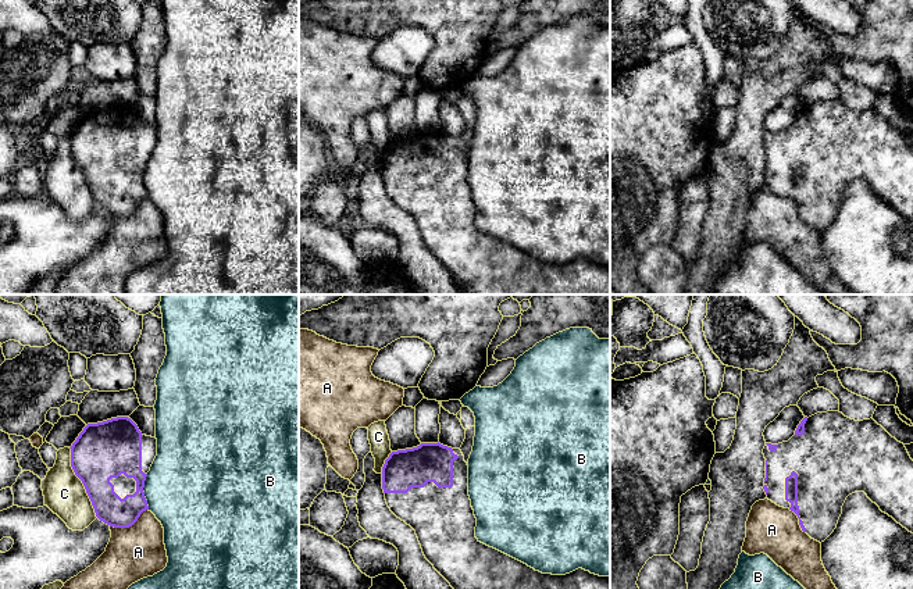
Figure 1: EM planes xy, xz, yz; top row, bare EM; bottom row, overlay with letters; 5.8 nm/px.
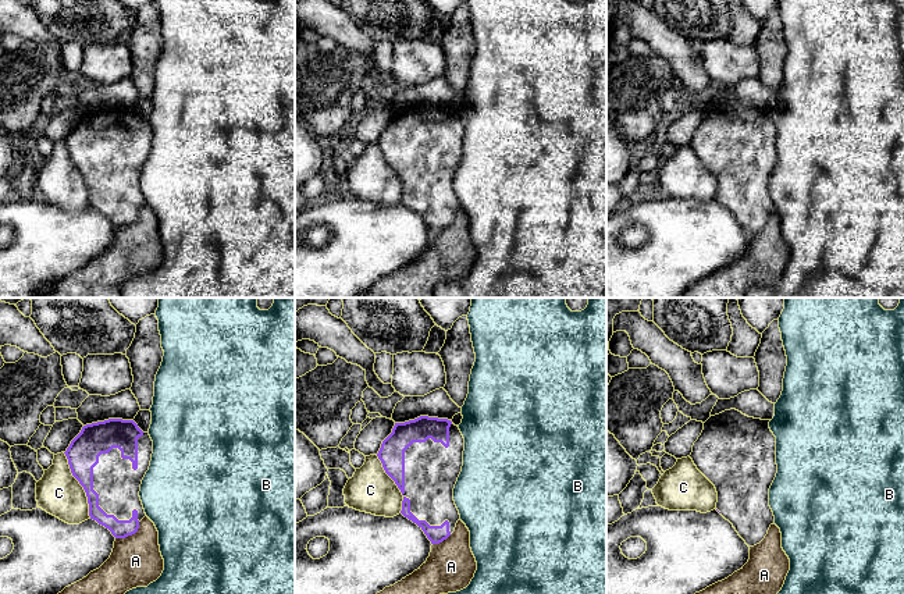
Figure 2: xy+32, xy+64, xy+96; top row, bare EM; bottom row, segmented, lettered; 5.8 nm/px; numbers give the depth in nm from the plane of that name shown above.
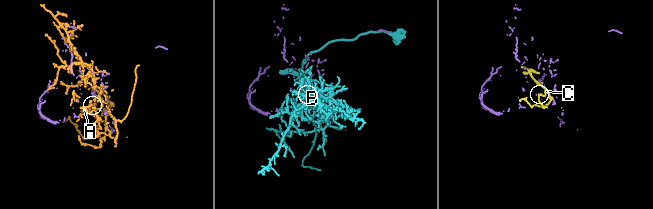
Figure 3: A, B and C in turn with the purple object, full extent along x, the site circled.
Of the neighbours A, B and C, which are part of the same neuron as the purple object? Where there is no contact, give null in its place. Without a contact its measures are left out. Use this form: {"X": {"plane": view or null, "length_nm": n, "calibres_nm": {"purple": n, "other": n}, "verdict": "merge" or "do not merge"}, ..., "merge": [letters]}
{"A": {"plane": "xy", "length_nm": 240, "calibres_nm": {"purple": 180, "other": 300}, "verdict": "do not merge"}, "B": {"plane": "xy", "length_nm": 200, "calibres_nm": {"purple": 220, "other": 480}, "verdict": "do not merge"}, "C": {"plane": "xy", "length_nm": 440, "calibres_nm": {"purple": 320, "other": 240}, "verdict": "do not merge"}, "merge": []}

